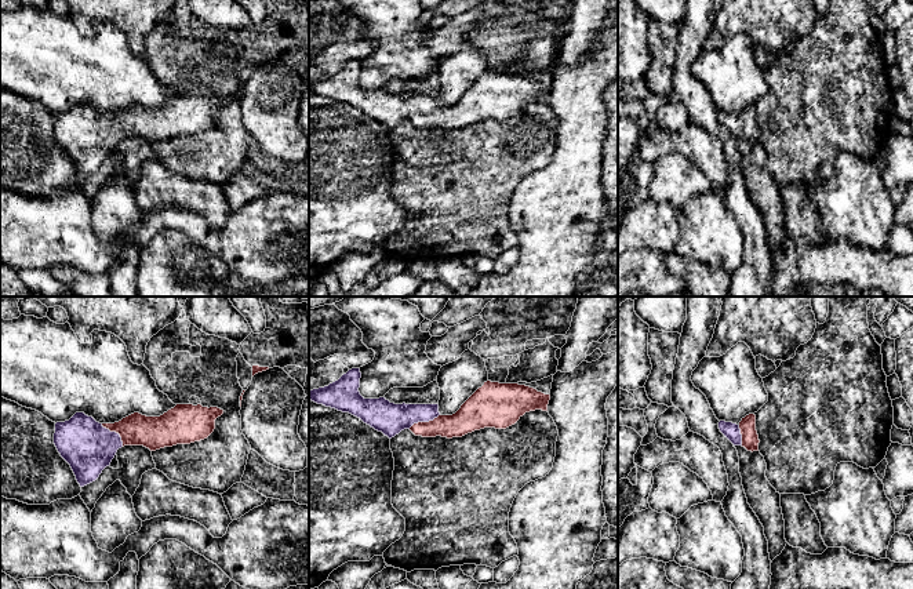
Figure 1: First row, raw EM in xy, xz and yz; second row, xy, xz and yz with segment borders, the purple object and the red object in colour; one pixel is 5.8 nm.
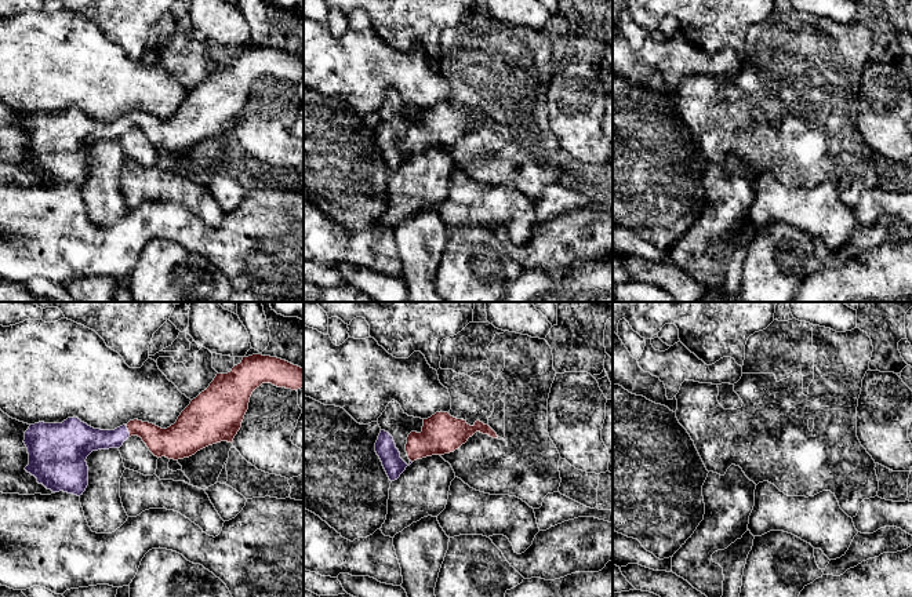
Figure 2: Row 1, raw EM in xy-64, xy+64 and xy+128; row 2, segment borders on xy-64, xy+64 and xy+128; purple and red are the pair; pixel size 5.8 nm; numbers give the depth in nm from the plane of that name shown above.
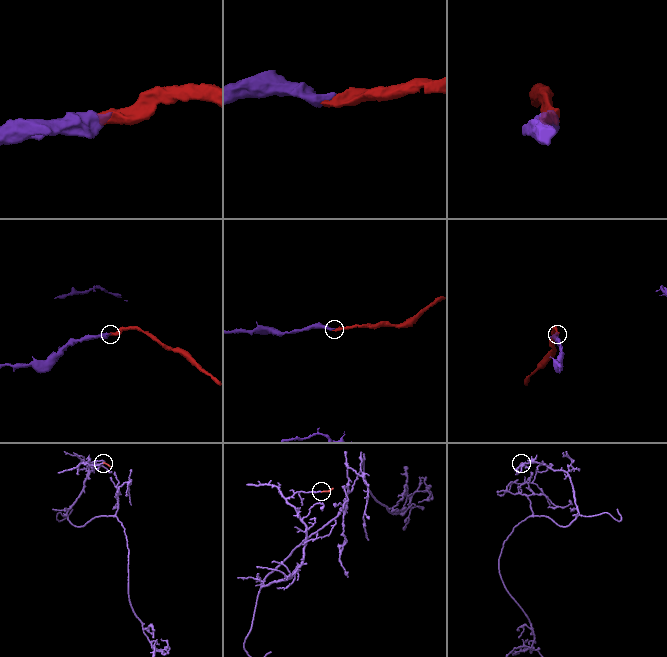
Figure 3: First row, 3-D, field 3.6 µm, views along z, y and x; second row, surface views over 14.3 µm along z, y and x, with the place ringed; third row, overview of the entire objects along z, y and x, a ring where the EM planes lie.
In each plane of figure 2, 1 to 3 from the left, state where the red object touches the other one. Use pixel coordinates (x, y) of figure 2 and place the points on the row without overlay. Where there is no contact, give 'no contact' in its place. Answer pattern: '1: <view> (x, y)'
1: xy-64 (127, 122)
2: no contact
3: no contact

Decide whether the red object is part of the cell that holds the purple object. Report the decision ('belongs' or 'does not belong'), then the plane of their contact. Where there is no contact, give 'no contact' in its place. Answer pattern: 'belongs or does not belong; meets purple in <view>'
belongs; meets purple in xy

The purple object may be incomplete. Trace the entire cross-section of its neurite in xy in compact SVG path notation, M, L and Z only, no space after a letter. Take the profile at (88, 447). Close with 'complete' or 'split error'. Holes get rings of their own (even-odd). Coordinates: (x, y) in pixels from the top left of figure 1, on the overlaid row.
M177 404L160 417L146 417L134 412L114 423L99 423L84 412L76 412L69 421L57 422L54 444L61 457L70 465L77 483L84 487L95 481L110 465L119 448L143 446L150 451L177 444L190 444L207 439L215 429L215 419L223 414L218 407L201 404Z; split error

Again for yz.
M749 414L736 425L732 422L720 421L720 432L734 444L742 446L748 451L759 451L759 435L756 430L756 415Z; split error

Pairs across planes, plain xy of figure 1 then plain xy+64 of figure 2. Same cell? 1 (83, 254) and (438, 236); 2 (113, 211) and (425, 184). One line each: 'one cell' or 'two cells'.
1: two cells
2: two cells

